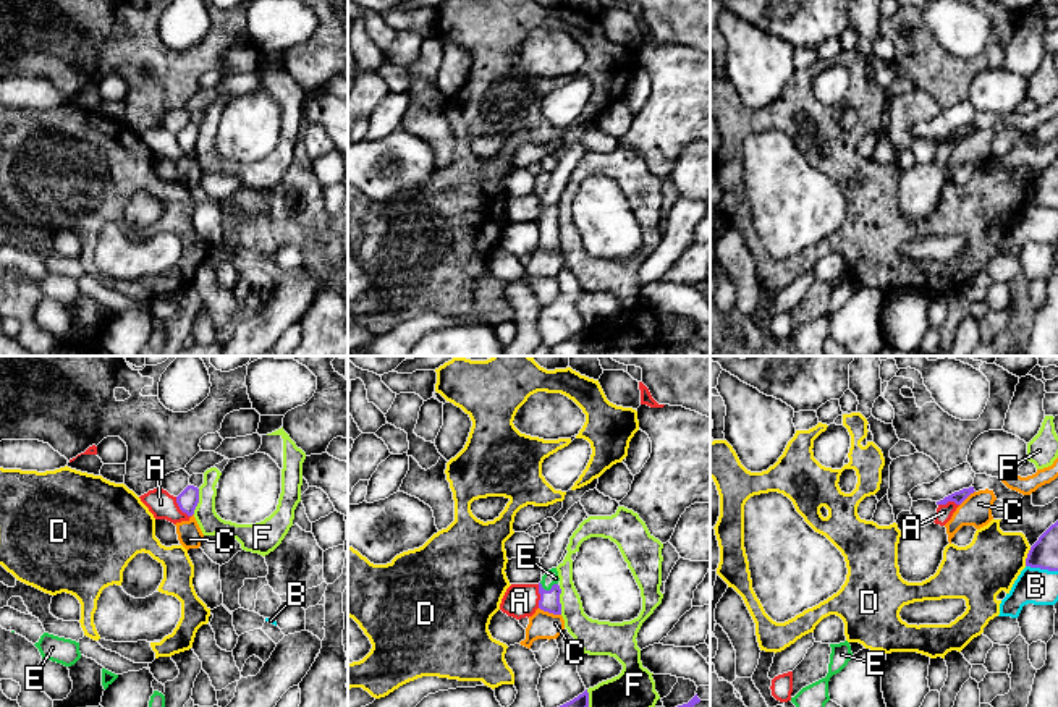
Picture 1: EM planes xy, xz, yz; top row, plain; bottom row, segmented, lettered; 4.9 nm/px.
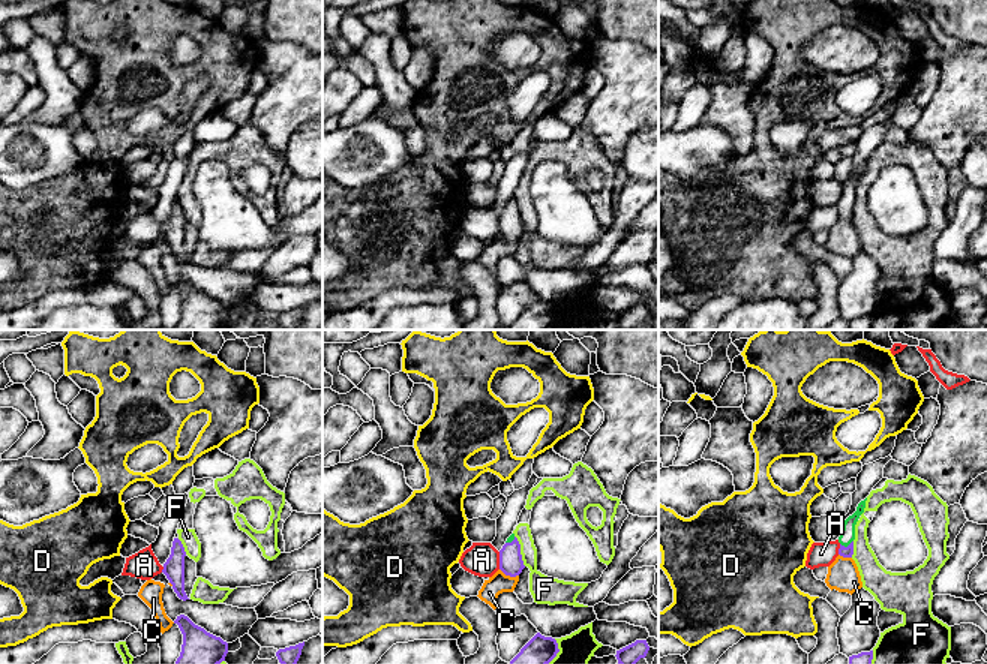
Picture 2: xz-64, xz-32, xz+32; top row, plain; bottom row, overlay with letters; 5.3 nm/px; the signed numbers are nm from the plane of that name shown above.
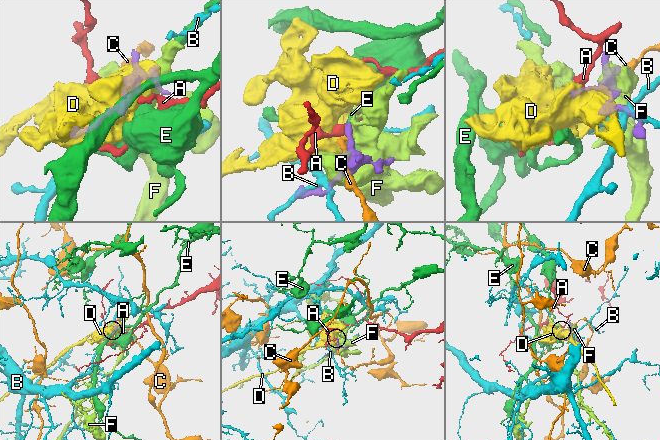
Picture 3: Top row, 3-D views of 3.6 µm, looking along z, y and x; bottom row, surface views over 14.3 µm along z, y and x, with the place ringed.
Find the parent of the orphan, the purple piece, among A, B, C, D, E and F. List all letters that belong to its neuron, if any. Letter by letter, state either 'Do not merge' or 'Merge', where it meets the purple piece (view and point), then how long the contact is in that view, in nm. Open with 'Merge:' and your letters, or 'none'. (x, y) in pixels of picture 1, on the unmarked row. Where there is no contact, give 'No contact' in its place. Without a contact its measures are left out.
Merge: E
A: Do not merge. Touches purple at xz (541, 233). Shared border 120 nm
B: Do not merge. Touches purple at yz (1042, 206). Shared border 160 nm
C: Do not merge. Touches purple at xz (550, 249). Shared border 120 nm
D: Do not merge. Touches purple at yz (1028, 194). Shared border 100 nm
E: Merge. Touches purple at xz (550, 227). Shared border 100 nm
F: Do not merge. Touches purple at xz (558, 238). Shared border 140 nm

